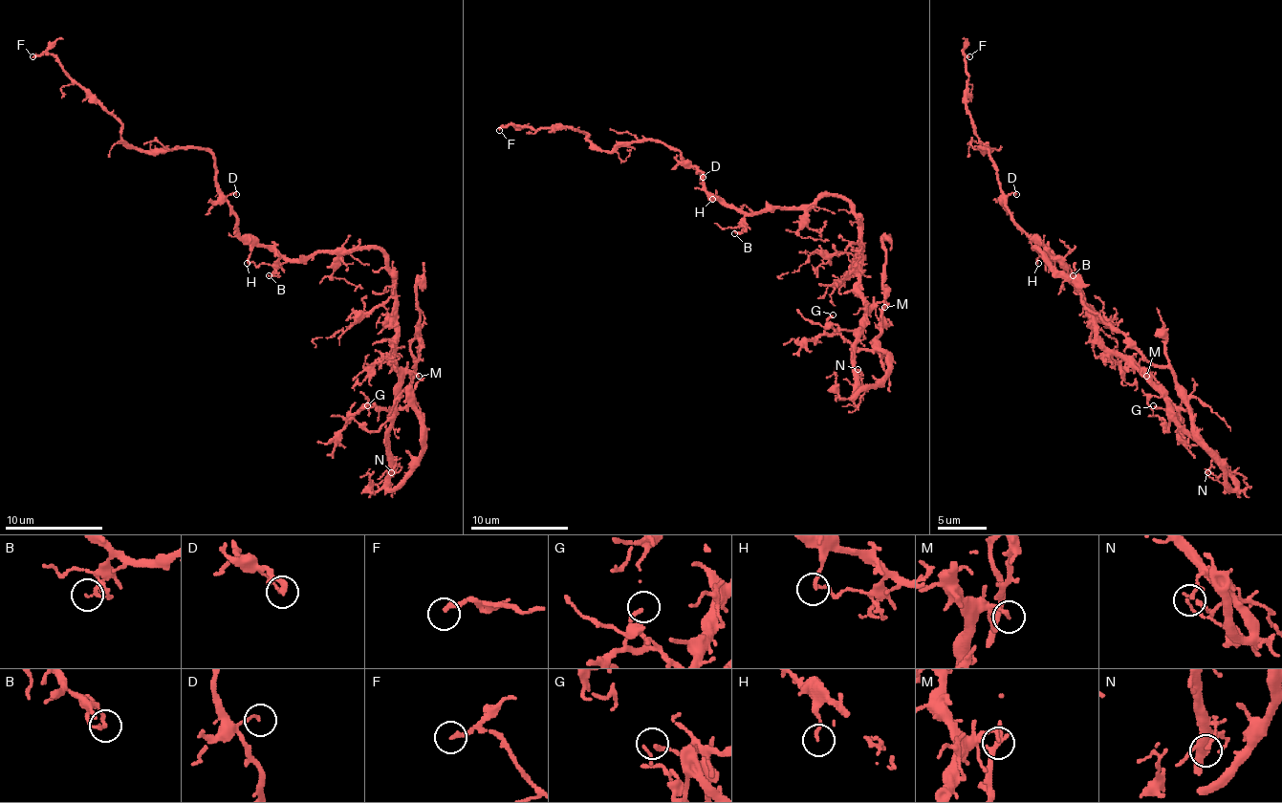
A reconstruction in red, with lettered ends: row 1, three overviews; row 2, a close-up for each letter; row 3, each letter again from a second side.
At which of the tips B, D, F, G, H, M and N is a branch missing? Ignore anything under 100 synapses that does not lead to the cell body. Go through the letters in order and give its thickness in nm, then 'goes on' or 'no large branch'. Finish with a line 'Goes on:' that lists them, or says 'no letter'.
B: calibre 110 nm; no large branch
D: calibre 100 nm; no large branch
F: calibre 200 nm; goes on
G: calibre 190 nm; no large branch
H: calibre 130 nm; no large branch
M: calibre 130 nm; no large branch
N: calibre 150 nm; no large branch
Goes on: F

